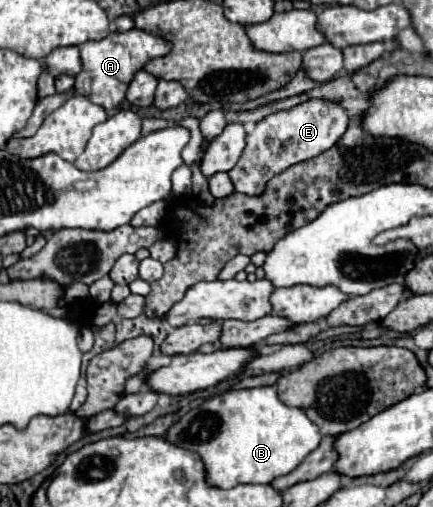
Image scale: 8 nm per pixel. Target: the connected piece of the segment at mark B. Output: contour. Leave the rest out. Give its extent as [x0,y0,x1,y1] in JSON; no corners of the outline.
[166,386,322,490]

